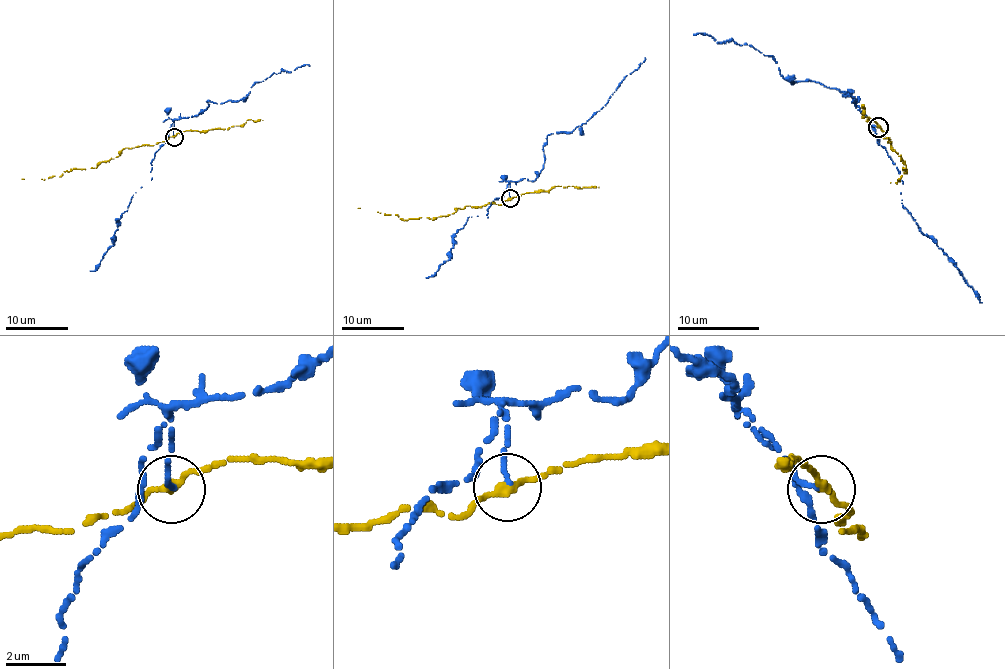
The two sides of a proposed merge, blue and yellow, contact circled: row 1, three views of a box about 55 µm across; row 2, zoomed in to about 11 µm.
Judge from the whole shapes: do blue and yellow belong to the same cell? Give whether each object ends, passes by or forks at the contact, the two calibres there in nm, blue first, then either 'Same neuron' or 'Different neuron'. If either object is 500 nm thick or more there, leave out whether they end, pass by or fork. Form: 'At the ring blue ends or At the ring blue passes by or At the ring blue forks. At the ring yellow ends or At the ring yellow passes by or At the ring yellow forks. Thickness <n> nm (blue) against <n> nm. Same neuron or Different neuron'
At the ring blue ends. At the ring yellow passes by. Thickness 200 nm (blue) against 240 nm. Different neuron

